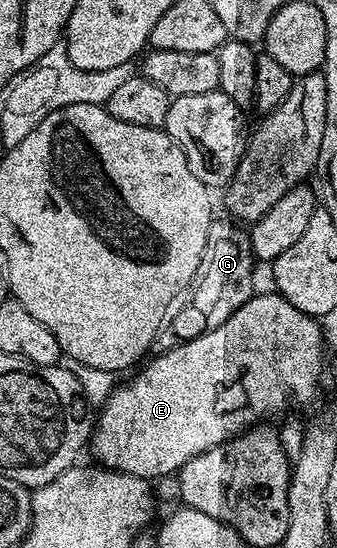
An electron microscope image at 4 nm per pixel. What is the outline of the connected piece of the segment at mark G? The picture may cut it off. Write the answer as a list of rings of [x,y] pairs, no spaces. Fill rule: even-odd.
[[[213,221],[207,232],[207,248],[203,248],[203,260],[199,260],[199,268],[195,268],[195,276],[191,280],[191,284],[186,290],[179,291],[175,300],[171,300],[171,304],[167,304],[167,312],[163,312],[161,331],[157,333],[153,341],[153,346],[158,351],[169,350],[175,345],[175,340],[186,342],[201,334],[206,334],[211,328],[219,328],[219,324],[223,324],[223,320],[230,318],[248,298],[253,297],[255,293],[255,287],[253,287],[255,259],[249,243],[249,230],[242,228],[236,221],[224,221]]]

